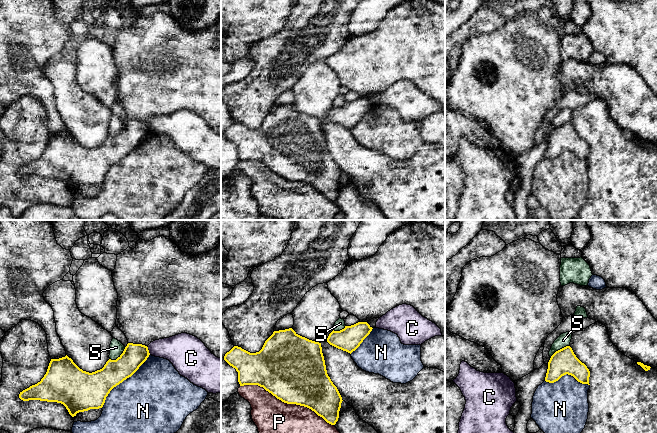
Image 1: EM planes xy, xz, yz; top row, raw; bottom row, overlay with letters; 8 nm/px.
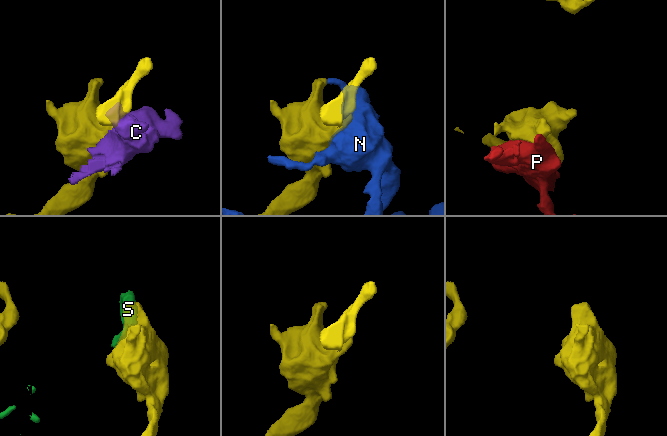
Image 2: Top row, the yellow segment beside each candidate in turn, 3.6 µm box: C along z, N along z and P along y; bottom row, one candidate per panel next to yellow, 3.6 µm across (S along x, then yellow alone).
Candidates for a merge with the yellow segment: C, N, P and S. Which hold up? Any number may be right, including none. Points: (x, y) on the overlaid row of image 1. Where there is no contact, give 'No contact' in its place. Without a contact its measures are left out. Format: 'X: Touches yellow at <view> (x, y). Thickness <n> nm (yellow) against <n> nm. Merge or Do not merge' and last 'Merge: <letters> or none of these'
C: Touches yellow at xy (148, 350). Thickness 190 nm (yellow) against 240 nm. Do not merge
N: Touches yellow at xy (118, 384). Thickness 280 nm (yellow) against 480 nm. Do not merge
P: Touches yellow at xz (287, 403). Thickness 500 nm (yellow) against 280 nm. Do not merge
S: Touches yellow at yz (558, 350). Thickness 200 nm (yellow) against 100 nm. Do not merge
Merge: none of these

